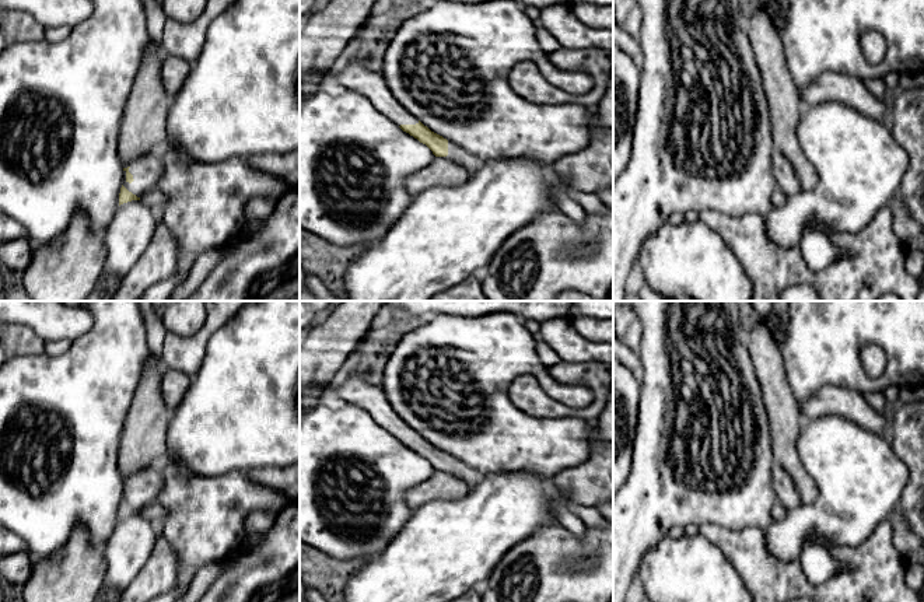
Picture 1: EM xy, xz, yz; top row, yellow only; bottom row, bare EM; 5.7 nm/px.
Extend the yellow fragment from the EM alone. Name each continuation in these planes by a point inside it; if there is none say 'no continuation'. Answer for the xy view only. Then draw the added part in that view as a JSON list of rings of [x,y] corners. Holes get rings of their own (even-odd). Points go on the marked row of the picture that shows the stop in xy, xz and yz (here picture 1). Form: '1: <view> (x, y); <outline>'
1: xy (146, 170); [[[158,147],[154,151],[139,157],[130,165],[129,172],[133,175],[134,179],[132,183],[126,181],[126,171],[123,171],[122,185],[137,197],[141,197],[151,189],[155,189],[155,185],[161,178],[164,169],[164,153],[162,148]]]

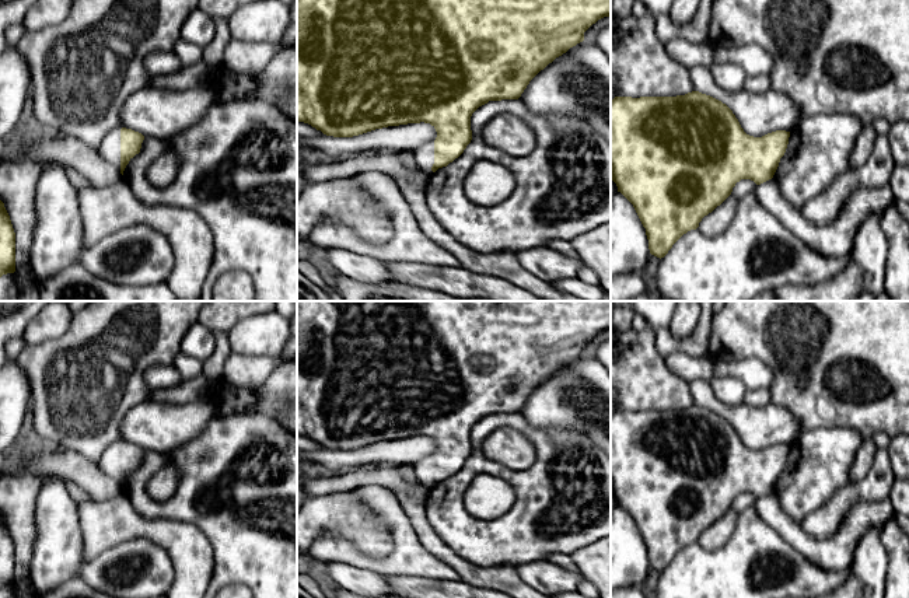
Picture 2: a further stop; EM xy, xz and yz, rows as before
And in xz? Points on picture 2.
1: xz (423, 154); [[[434,141],[416,147],[413,154],[419,169],[433,174],[431,167],[434,164]]]

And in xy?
1: xy (109, 150); [[[122,126],[112,129],[97,148],[101,158],[112,164],[118,171],[120,171],[120,129]]]

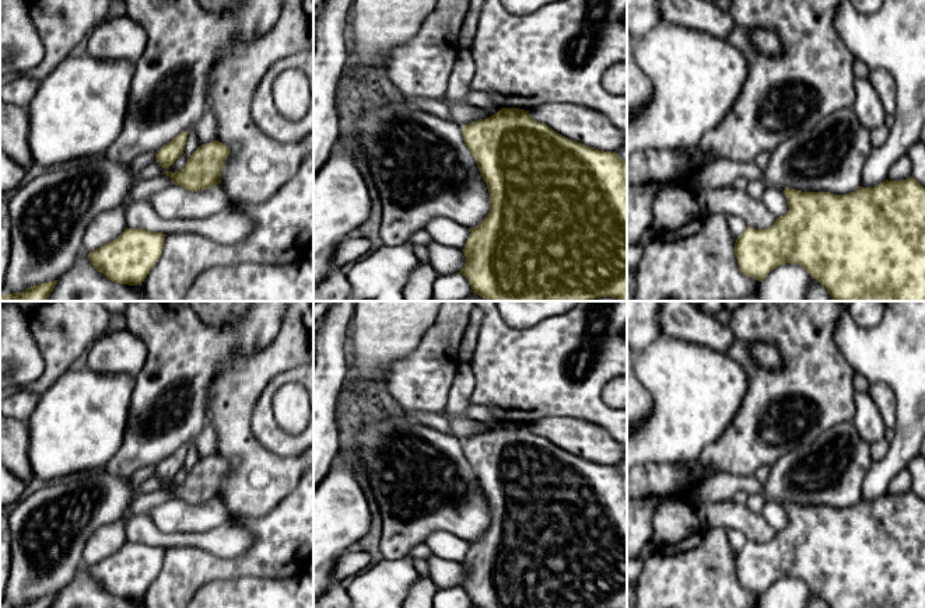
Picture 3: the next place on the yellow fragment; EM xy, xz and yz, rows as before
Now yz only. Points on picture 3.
no continuation

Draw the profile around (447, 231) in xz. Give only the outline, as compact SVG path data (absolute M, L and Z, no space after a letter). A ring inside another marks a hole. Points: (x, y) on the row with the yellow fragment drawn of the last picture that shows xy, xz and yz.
M434 217L424 228L435 242L445 247L463 249L470 234L466 226L459 224L452 219Z

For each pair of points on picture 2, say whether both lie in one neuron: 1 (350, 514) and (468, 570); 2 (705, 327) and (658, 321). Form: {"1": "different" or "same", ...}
{"1": "different", "2": "different"}

